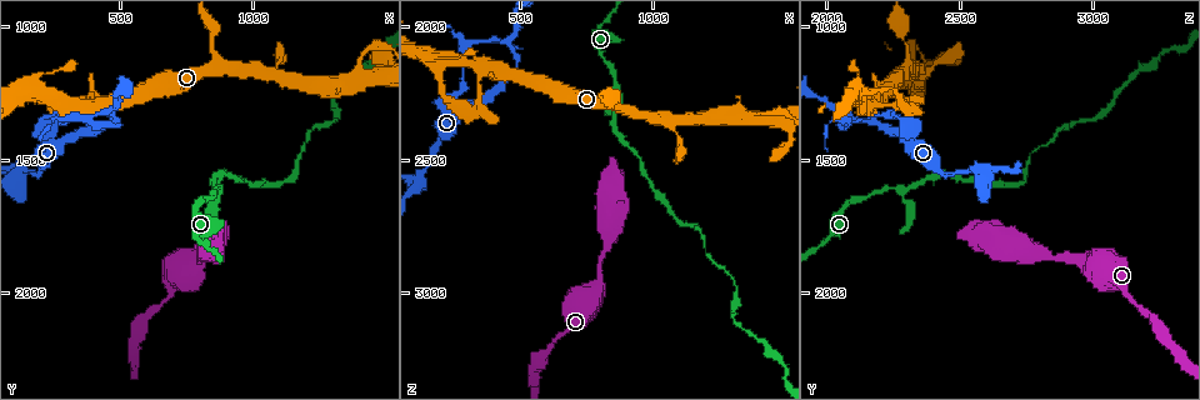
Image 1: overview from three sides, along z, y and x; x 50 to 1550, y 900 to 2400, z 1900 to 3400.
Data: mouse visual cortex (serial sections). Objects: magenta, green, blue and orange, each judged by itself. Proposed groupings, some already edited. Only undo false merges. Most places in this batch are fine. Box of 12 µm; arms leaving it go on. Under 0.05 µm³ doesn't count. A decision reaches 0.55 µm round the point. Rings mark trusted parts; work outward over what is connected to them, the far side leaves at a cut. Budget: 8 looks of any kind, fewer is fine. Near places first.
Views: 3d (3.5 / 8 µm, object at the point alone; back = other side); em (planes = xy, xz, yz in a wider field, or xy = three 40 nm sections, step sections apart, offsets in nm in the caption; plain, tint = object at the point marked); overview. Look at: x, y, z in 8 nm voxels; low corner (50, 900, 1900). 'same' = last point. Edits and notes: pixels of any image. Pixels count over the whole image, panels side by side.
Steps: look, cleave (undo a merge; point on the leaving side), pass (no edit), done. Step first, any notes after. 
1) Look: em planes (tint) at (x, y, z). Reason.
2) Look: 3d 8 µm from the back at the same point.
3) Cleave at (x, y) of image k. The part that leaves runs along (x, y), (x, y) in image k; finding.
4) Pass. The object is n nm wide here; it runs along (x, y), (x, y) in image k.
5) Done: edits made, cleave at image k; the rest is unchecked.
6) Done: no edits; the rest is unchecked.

Look: 3d 8 µm at (800, 1870, 2890). Thin neck.

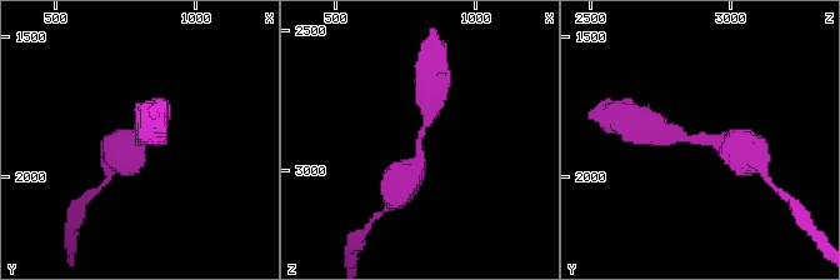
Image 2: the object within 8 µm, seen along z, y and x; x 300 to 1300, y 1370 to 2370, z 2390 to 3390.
Look: 3d 3.5 µm at (800, 1870, 2890). Zoom in.

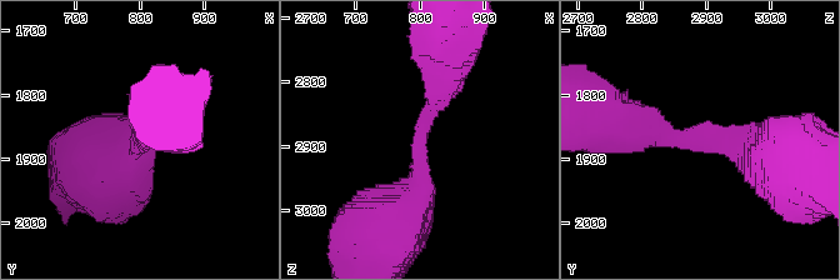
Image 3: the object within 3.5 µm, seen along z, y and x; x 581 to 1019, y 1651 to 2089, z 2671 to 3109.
Pass. It runs along (399, 211), (444, 70) in image 3; continuous, no second cell.

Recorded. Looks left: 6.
Look: 3d 3.5 µm at (340, 1290, 2310). Narrows sharply.

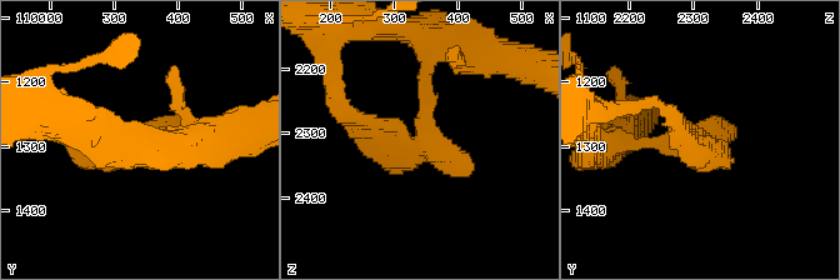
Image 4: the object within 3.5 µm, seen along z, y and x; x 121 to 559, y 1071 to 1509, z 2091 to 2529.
Look: em xy step 2 (tint) at (345, 1290, 2310).

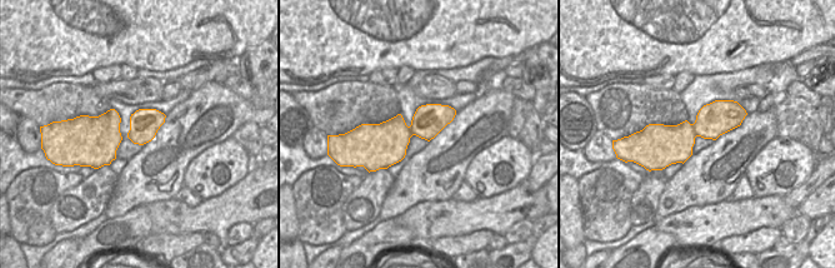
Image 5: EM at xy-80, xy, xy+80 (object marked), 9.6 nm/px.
Look: em xy step 3 (tint) at the same point.

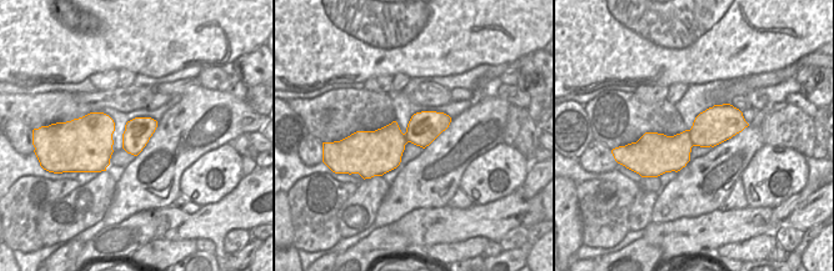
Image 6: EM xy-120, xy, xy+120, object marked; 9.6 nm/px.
Pass. It runs along (743, 124), (642, 145) in image 6; one cell here.

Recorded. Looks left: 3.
Look: 3d 3.5 µm at (470, 1310, 2070).

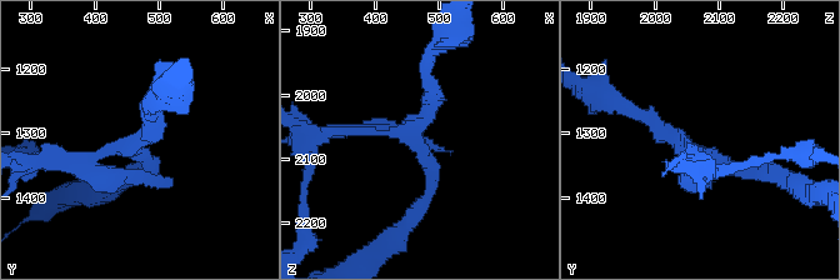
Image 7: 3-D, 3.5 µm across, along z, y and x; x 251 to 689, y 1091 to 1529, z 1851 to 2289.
Look: em xy step 5 (tint) at (460, 1320, 2060).

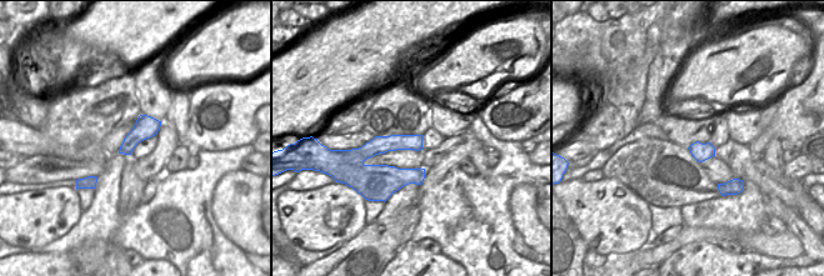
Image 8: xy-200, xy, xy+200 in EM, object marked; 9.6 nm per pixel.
Look: em xy step 3 (tint) at the same point.

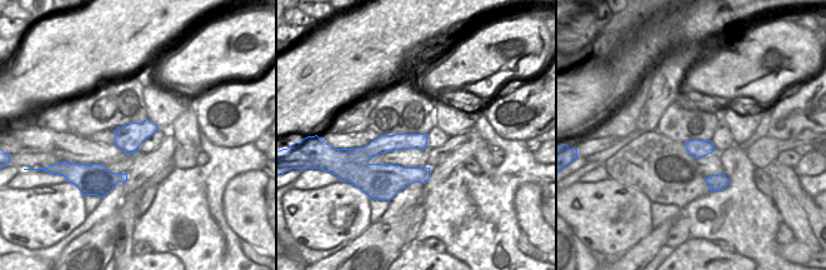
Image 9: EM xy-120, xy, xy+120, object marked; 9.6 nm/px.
Pass. It runs along (761, 175), (733, 171), (634, 109) in image 7; continuous, no second cell.

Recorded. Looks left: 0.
Done: no edits; the rest is unchecked.

